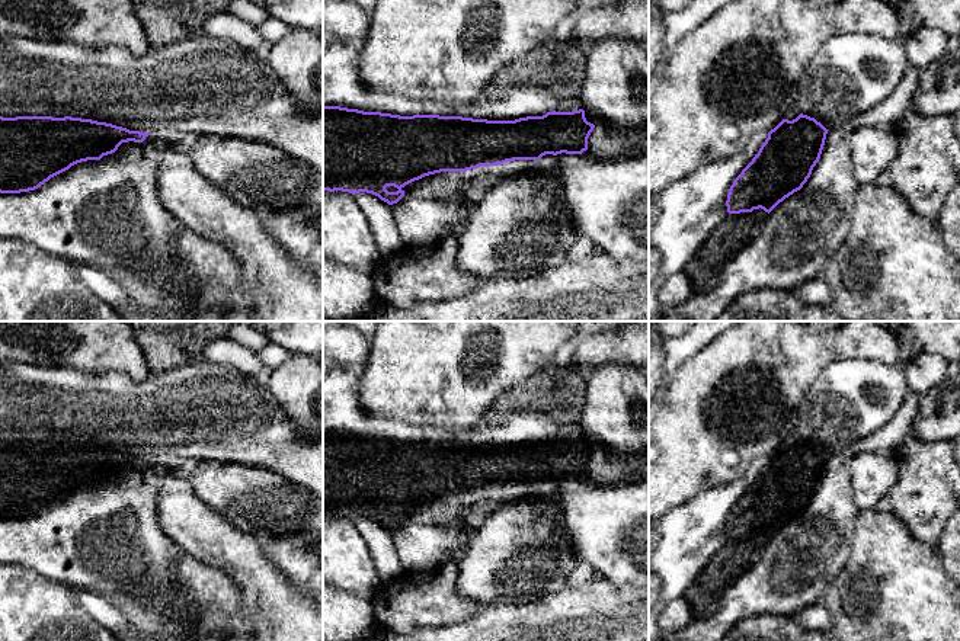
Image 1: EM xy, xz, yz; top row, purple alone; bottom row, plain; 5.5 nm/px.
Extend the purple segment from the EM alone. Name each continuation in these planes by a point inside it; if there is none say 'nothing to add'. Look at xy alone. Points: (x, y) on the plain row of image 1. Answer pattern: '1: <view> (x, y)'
nothing to add

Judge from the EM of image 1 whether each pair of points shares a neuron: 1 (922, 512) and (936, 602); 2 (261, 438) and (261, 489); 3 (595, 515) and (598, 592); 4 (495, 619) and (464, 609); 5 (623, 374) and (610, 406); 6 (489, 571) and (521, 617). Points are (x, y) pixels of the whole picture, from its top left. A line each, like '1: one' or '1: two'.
1: two
2: two
3: two
4: two
5: one
6: two

